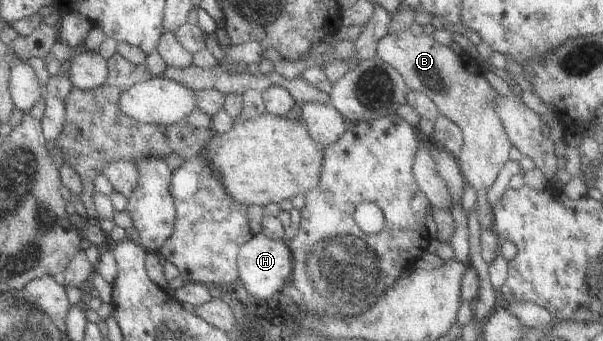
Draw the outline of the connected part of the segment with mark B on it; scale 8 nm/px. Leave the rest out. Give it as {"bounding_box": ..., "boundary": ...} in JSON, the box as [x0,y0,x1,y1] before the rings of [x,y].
{"bounding_box":[376,29,511,228],"boundary":[[[409,29],[396,33],[386,33],[376,43],[376,55],[383,63],[392,67],[413,91],[425,94],[437,108],[438,115],[458,125],[462,133],[462,144],[455,155],[464,183],[476,191],[476,202],[473,209],[477,212],[477,221],[481,228],[493,228],[491,206],[487,203],[485,194],[489,186],[495,181],[499,169],[505,161],[509,160],[507,153],[511,149],[511,142],[507,139],[503,126],[494,110],[494,99],[497,92],[485,79],[486,67],[481,67],[477,60],[464,54],[455,54],[448,46],[440,44],[433,35],[413,35]]]}

